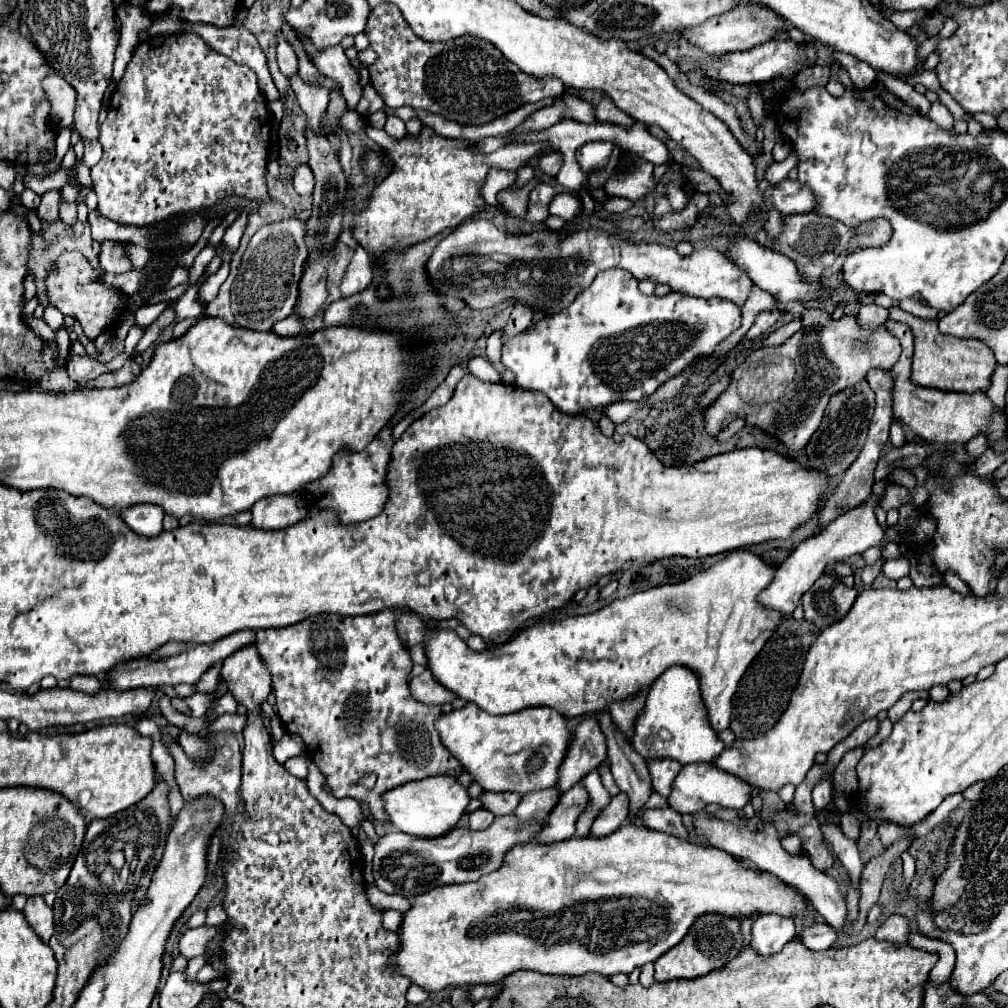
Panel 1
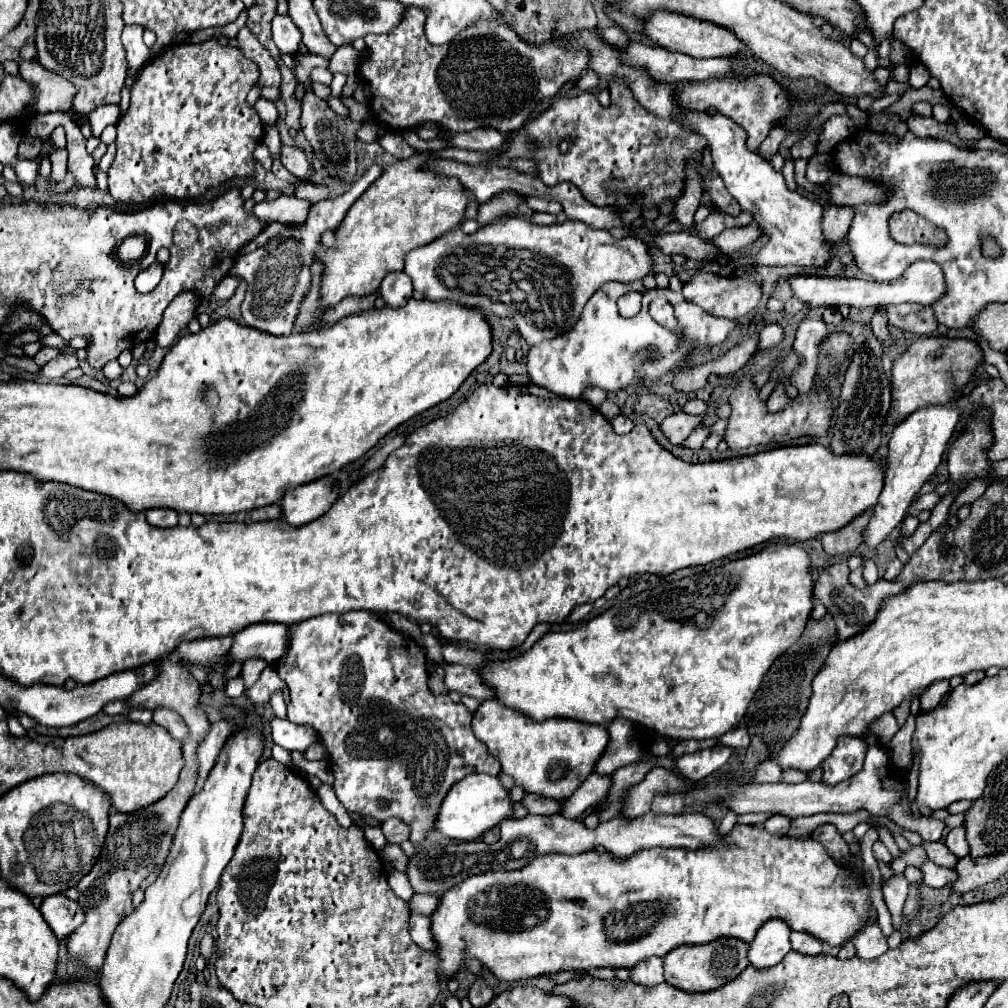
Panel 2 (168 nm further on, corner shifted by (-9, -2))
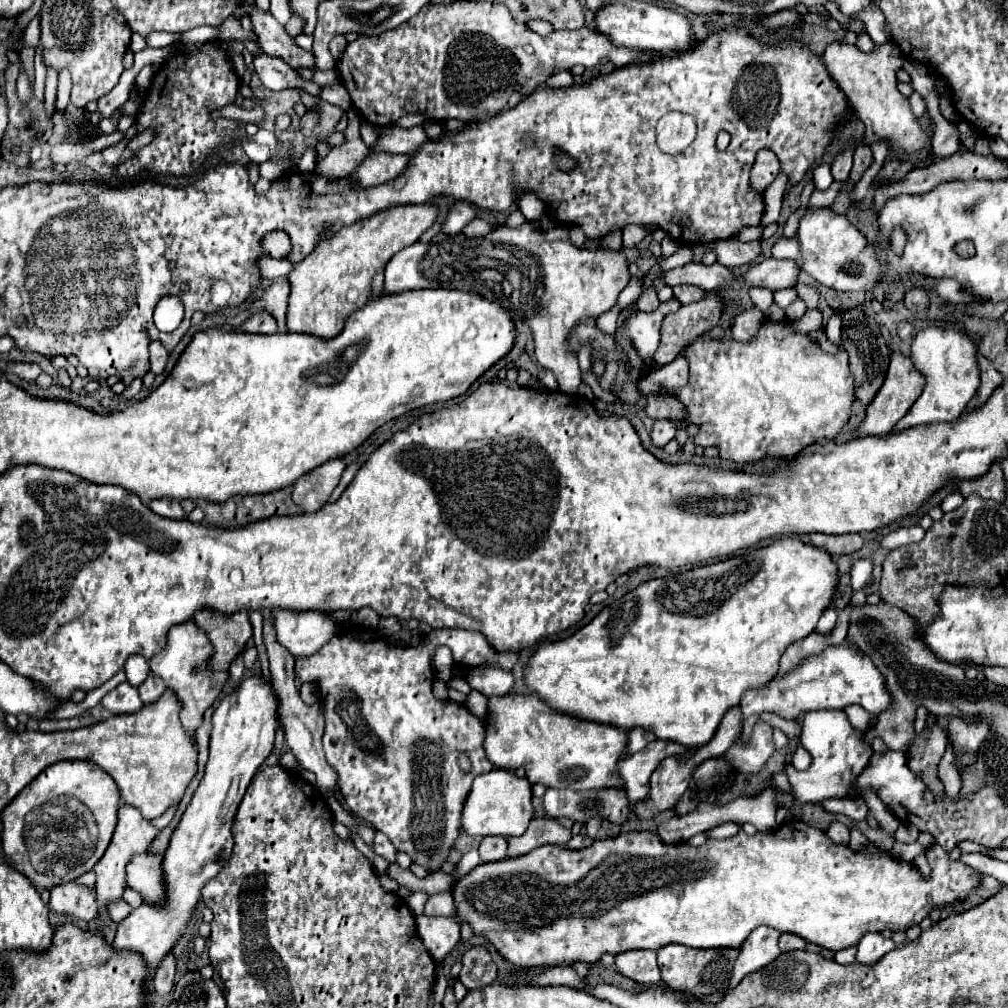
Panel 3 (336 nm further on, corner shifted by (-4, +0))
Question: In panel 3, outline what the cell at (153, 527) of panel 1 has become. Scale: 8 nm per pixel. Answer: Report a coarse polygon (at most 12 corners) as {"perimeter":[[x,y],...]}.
{"perimeter":[[171,498],[151,500],[149,508],[171,520],[183,518],[183,508]]}

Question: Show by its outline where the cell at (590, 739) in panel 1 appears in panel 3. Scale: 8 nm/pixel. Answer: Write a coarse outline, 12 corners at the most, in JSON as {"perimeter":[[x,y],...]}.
{"perimeter":[[645,728],[627,732],[627,756],[643,750],[655,740]]}

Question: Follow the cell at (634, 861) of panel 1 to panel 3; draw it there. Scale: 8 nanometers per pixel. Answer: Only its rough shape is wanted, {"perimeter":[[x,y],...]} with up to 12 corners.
{"perimeter":[[801,820],[623,832],[479,864],[455,916],[515,968],[765,924],[827,950],[903,932],[931,878]]}

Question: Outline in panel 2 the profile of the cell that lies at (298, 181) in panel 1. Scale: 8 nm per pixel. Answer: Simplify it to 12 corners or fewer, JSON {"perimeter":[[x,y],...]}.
{"perimeter":[[282,144],[278,158],[288,172],[306,176],[308,160],[300,146]]}

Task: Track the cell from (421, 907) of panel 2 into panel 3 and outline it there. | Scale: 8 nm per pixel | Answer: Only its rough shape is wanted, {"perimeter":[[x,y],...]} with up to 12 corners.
{"perimeter":[[449,892],[429,896],[427,916],[453,916],[455,904]]}

